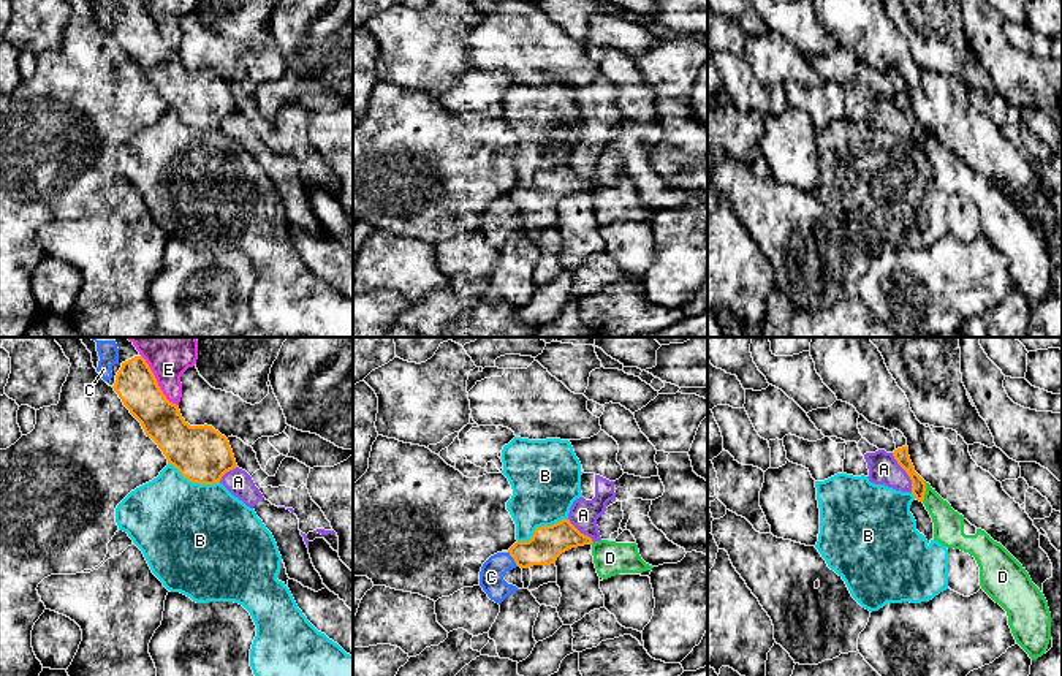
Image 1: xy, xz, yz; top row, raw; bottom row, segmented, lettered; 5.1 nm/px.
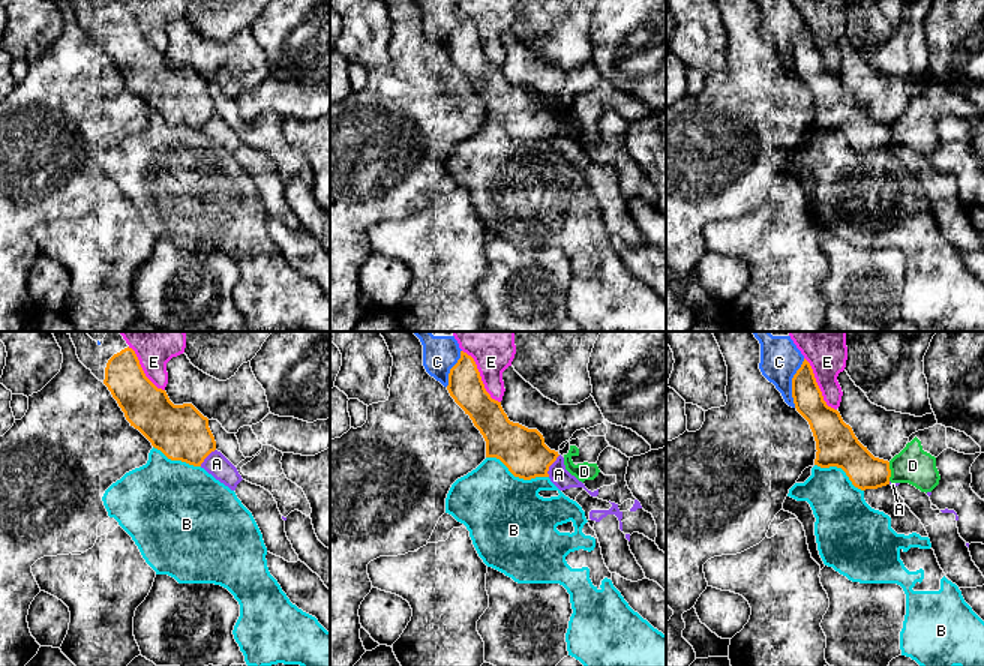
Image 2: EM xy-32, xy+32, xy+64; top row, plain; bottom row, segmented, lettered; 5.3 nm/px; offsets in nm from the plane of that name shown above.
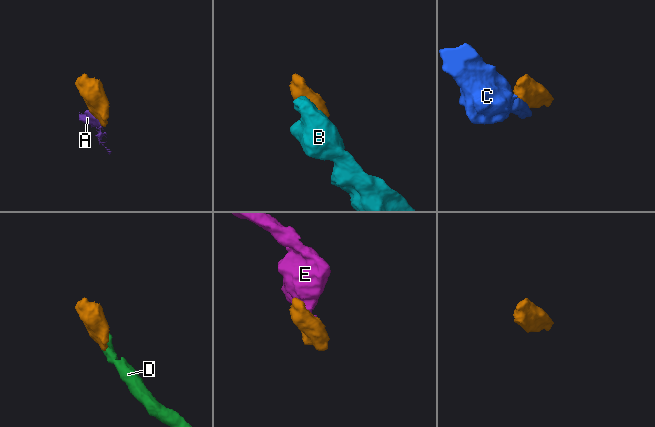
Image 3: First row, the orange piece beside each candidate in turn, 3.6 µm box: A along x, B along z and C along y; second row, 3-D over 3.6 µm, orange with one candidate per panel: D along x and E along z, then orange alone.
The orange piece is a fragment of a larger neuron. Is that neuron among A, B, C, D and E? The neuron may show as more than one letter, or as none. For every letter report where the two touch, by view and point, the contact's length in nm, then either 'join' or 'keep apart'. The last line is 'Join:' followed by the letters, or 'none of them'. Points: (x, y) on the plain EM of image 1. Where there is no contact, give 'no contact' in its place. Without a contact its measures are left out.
A: yz (906, 116) | 220 nm | keep apart
B: xz (542, 171) | 280 nm | keep apart
C: xz (513, 203) | 90 nm | keep apart
D: yz (925, 136) | 110 nm | keep apart
E: xy (155, 27) | 320 nm | keep apart
Join: none of them

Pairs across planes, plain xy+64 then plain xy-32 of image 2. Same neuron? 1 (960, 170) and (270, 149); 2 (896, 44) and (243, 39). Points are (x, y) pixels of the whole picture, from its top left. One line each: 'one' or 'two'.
1: one
2: two

